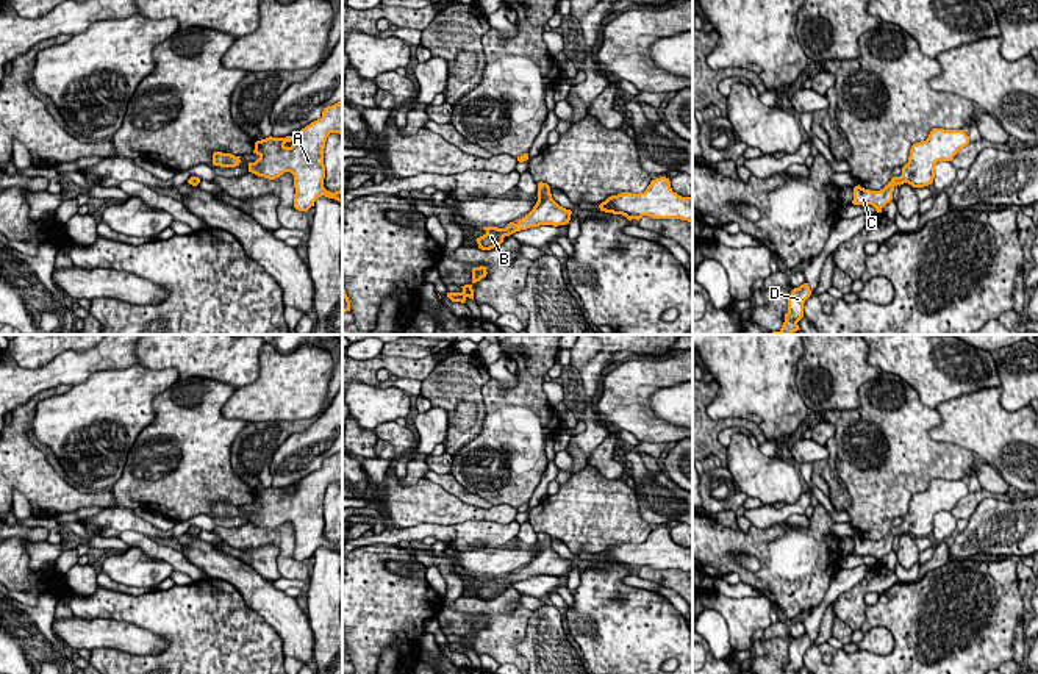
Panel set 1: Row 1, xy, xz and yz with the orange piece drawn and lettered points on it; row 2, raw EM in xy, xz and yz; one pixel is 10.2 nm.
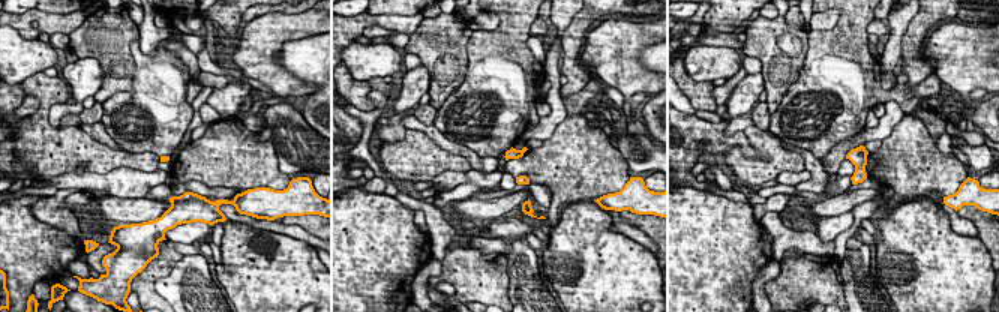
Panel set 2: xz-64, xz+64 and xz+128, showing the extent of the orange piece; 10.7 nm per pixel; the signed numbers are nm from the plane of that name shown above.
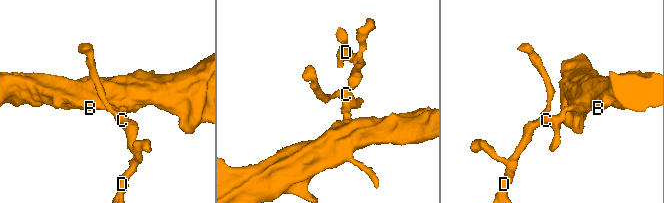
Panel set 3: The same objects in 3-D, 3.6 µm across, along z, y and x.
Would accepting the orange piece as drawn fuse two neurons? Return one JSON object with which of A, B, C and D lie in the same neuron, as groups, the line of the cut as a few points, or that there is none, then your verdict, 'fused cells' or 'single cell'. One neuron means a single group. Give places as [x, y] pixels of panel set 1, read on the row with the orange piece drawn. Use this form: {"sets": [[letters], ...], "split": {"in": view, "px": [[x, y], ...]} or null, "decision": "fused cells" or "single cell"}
{"sets": [["A", "B", "C", "D"]], "split": null, "decision": "single cell"}

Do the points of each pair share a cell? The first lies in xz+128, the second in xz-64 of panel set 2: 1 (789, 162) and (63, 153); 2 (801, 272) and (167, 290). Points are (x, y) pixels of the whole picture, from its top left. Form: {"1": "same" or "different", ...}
{"1": "same", "2": "different"}

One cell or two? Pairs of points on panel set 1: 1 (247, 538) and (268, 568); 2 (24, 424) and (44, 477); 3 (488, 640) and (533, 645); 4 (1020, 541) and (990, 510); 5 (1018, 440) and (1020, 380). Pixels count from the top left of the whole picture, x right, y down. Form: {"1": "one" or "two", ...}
{"1": "two", "2": "one", "3": "two", "4": "one", "5": "two"}

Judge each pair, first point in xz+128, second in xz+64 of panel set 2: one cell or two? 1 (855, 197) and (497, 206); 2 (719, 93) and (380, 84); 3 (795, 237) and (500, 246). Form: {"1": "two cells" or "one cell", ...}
{"1": "one cell", "2": "two cells", "3": "one cell"}

